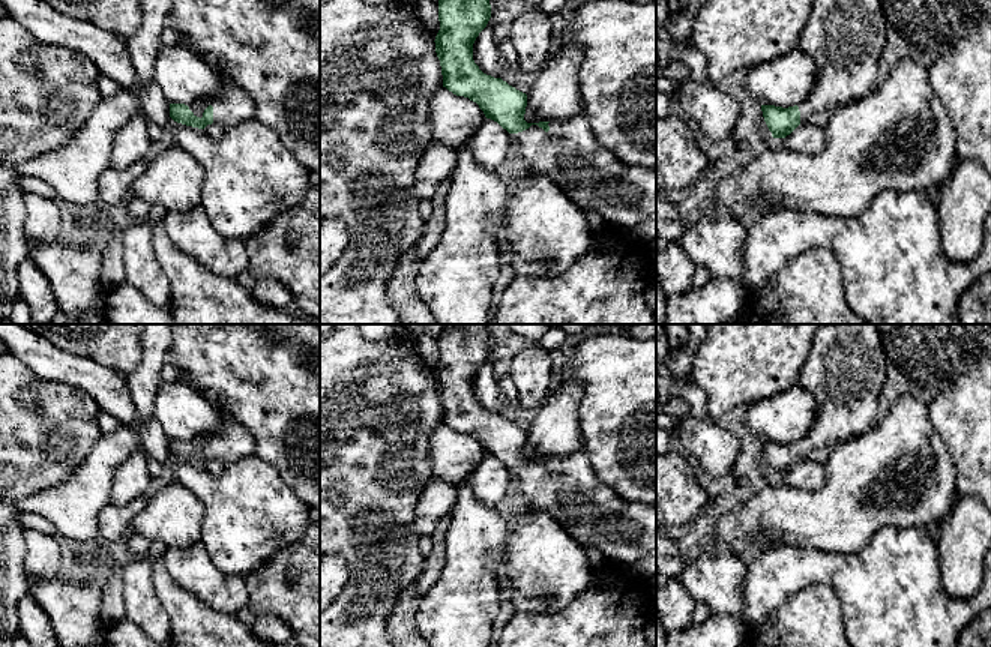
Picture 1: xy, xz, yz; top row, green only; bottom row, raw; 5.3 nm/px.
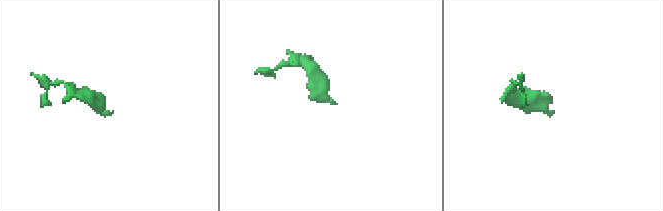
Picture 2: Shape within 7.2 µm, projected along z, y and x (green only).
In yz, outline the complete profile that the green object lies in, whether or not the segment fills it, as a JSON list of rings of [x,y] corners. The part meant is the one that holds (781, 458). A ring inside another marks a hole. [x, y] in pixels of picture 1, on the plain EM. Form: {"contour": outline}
{"contour": [[[818,324],[800,377],[800,384],[817,402],[817,414],[812,428],[799,441],[761,441],[772,473],[785,474],[814,449],[836,446],[871,429],[887,366],[878,324]]]}

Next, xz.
{"contour": [[[447,324],[438,336],[440,366],[435,389],[440,396],[443,423],[476,438],[486,455],[497,458],[523,488],[524,507],[547,512],[563,531],[584,548],[599,549],[608,561],[644,579],[656,576],[656,506],[626,501],[595,474],[583,449],[563,458],[527,459],[527,431],[502,414],[483,410],[473,396],[473,380],[491,354],[491,330],[486,324]]]}

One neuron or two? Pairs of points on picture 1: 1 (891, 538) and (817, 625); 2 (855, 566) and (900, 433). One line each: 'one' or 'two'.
1: two
2: two

